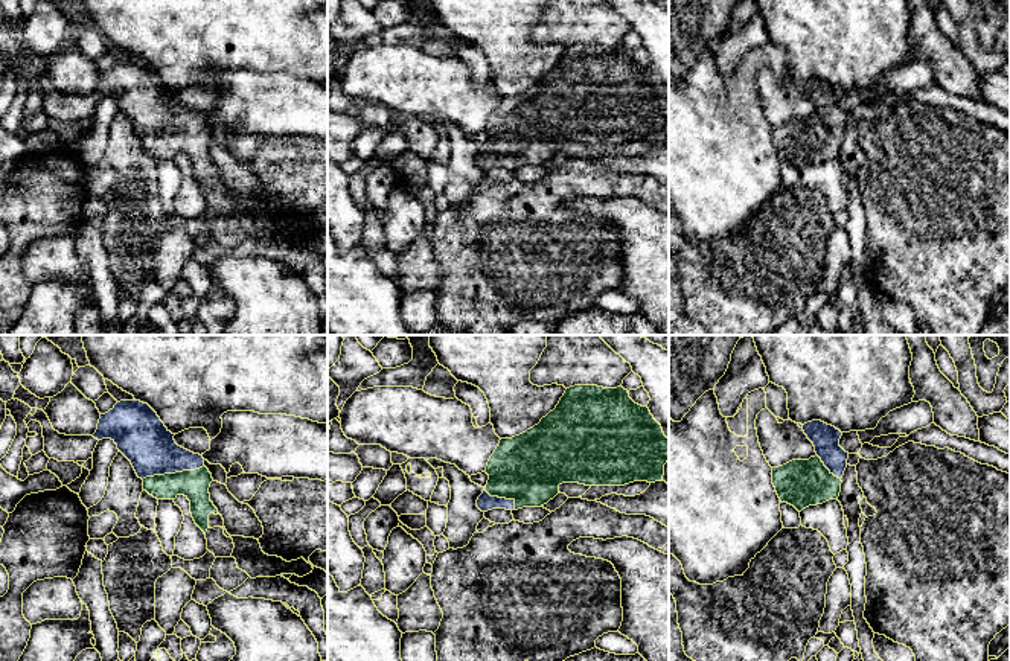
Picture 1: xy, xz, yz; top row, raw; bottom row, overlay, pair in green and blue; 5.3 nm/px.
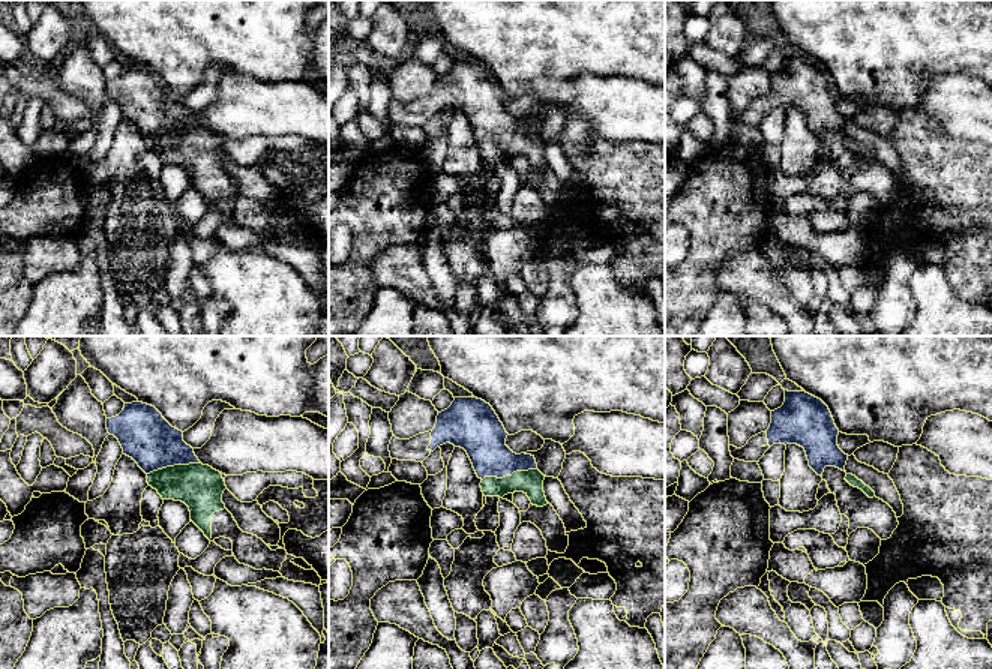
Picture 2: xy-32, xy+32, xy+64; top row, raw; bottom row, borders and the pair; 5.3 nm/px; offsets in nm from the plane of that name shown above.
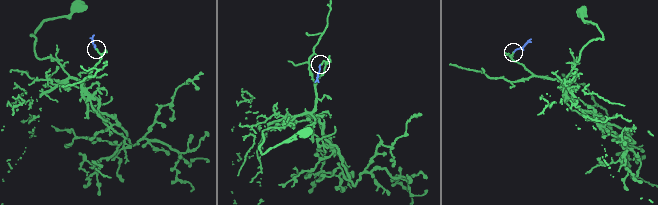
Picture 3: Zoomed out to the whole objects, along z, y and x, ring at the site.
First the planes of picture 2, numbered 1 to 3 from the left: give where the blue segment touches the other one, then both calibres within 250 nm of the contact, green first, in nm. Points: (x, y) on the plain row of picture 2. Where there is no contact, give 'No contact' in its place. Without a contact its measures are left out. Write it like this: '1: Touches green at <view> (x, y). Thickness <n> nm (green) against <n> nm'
1: Touches green at xy-32 (174, 129). Thickness 240 nm (green) against 280 nm
2: Touches green at xy+32 (509, 140). Thickness 130 nm (green) against 240 nm
3: No contact

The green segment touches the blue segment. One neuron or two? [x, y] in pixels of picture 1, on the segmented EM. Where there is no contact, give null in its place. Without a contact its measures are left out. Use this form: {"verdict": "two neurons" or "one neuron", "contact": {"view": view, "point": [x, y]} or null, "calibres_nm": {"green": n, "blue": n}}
{"verdict": "one neuron", "contact": {"view": "xy", "point": [172, 474]}, "calibres_nm": {"green": 150, "blue": 280}}

